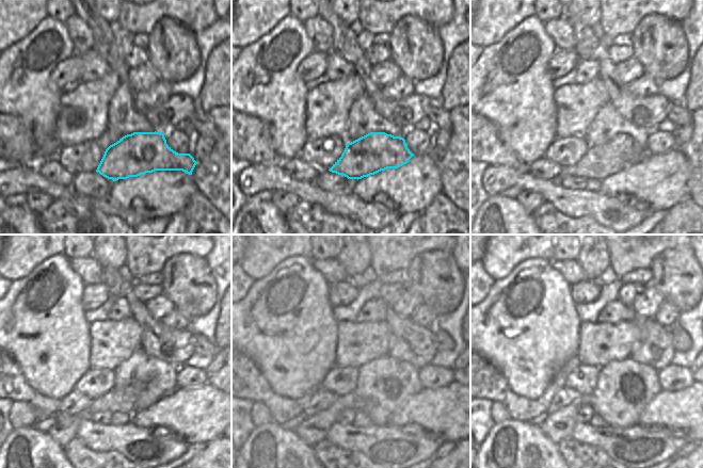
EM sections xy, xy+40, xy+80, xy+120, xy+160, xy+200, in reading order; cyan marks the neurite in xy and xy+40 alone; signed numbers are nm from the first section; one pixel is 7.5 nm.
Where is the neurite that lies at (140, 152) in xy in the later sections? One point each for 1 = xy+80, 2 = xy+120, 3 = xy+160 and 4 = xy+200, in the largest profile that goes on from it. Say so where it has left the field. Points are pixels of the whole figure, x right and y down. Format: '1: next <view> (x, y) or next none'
1: next xy+80 (601, 161)
2: next xy+120 (123, 400)
3: next xy+160 (317, 425)
4: next xy+200 (557, 426)

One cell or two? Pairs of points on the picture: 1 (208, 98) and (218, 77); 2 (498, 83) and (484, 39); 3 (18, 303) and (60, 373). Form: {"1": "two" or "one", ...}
{"1": "one", "2": "two", "3": "one"}

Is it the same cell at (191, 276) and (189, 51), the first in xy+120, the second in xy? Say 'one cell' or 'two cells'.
one cell

